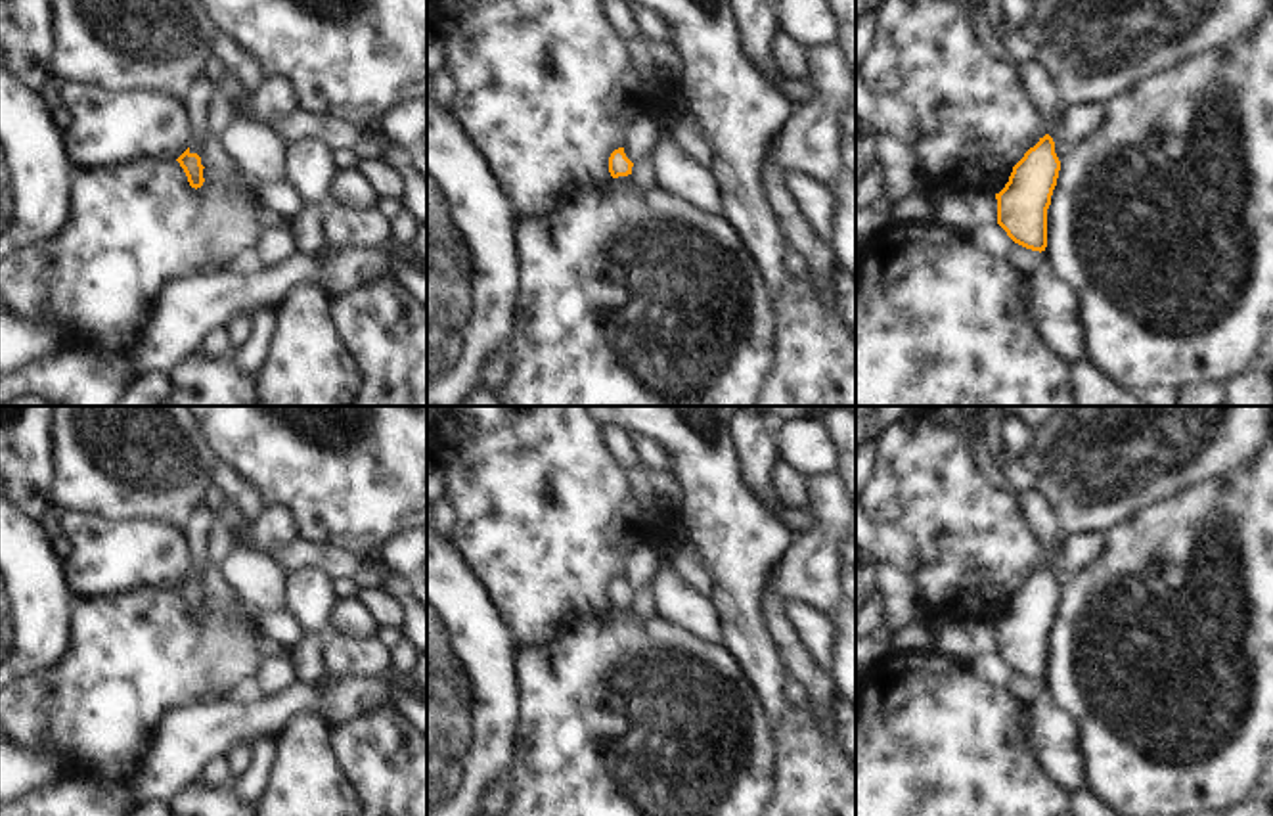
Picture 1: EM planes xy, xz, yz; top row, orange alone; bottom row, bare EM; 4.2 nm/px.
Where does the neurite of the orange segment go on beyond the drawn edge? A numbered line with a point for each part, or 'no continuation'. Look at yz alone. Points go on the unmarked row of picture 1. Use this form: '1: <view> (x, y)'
1: yz (1040, 514)

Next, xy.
1: xy (196, 531)

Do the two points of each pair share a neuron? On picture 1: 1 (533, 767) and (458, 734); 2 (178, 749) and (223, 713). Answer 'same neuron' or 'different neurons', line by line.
1: different neurons
2: same neuron

